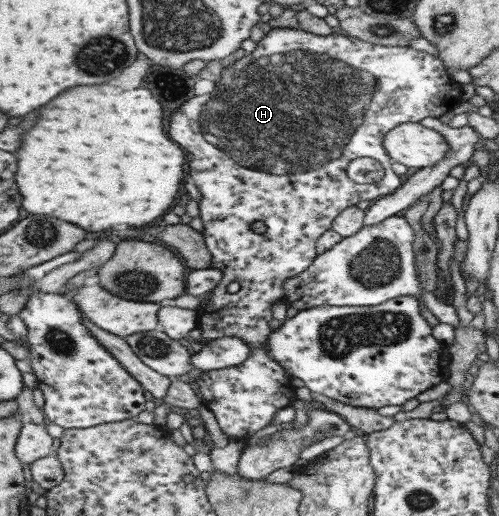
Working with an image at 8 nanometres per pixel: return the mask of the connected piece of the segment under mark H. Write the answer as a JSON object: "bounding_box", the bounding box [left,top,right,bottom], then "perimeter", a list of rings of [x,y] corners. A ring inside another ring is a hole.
{"bounding_box":[169,27,462,439],"perimeter":[[[277,27],[269,30],[256,43],[256,48],[251,53],[247,53],[231,66],[227,66],[222,71],[221,77],[215,82],[212,92],[193,97],[193,99],[186,101],[183,107],[179,107],[173,113],[169,135],[173,137],[173,141],[181,143],[181,147],[187,149],[187,153],[191,155],[191,165],[189,165],[191,167],[191,175],[193,175],[193,181],[195,181],[202,195],[199,203],[200,218],[204,226],[203,234],[206,244],[212,253],[210,267],[223,272],[221,283],[213,291],[209,292],[207,303],[198,309],[199,328],[202,332],[199,342],[205,347],[205,343],[213,342],[213,340],[219,338],[237,337],[249,343],[251,350],[253,350],[253,355],[248,357],[247,361],[244,361],[241,366],[229,367],[220,371],[203,372],[196,379],[198,389],[202,393],[203,404],[215,414],[214,417],[220,423],[220,427],[231,438],[248,439],[253,433],[257,433],[259,429],[265,429],[273,421],[273,417],[275,417],[275,413],[279,409],[285,409],[291,401],[295,401],[296,399],[294,393],[296,382],[285,375],[286,371],[283,371],[284,368],[265,349],[269,336],[274,332],[271,325],[269,325],[271,319],[273,319],[273,305],[279,302],[287,303],[285,301],[286,281],[292,279],[292,277],[302,275],[302,272],[309,268],[313,257],[315,257],[315,239],[331,229],[335,217],[340,212],[343,212],[349,206],[355,206],[357,201],[369,201],[369,199],[376,199],[388,193],[393,193],[400,186],[401,183],[399,182],[398,175],[391,171],[392,161],[383,149],[383,137],[385,137],[385,133],[402,123],[417,123],[424,117],[438,118],[445,111],[451,110],[454,105],[462,101],[460,93],[460,84],[451,80],[450,76],[446,73],[442,61],[437,59],[435,55],[428,54],[427,52],[417,51],[416,49],[411,49],[409,46],[389,47],[375,45],[348,35],[331,33],[322,36],[321,34],[309,33],[300,27],[298,29]],[[355,157],[371,157],[371,159],[377,160],[383,167],[383,178],[379,178],[379,182],[375,182],[374,184],[356,184],[347,178],[345,174],[346,165],[351,159],[355,159]],[[257,221],[262,221],[266,226],[266,230],[263,233],[257,233],[253,229],[253,225]],[[233,281],[237,281],[241,286],[238,292],[229,293],[227,291],[227,285],[233,283]],[[237,397],[241,397],[241,401],[265,401],[265,403],[213,403],[213,399],[237,399]]]}

